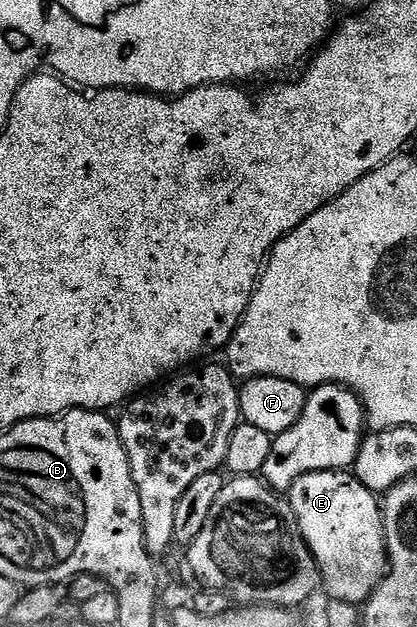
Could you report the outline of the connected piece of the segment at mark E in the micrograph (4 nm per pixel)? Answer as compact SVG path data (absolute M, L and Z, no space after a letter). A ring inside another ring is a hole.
M350 470L318 471L297 480L290 489L289 502L297 517L301 537L313 553L319 567L322 586L343 603L366 604L387 574L387 542L383 532L383 509L376 492L370 491Z

